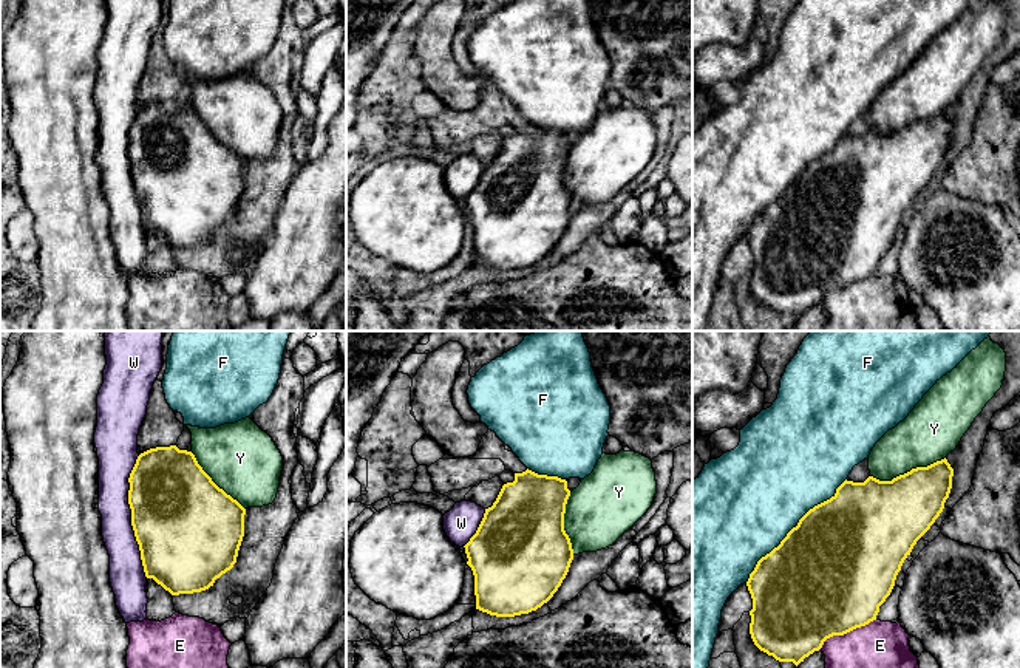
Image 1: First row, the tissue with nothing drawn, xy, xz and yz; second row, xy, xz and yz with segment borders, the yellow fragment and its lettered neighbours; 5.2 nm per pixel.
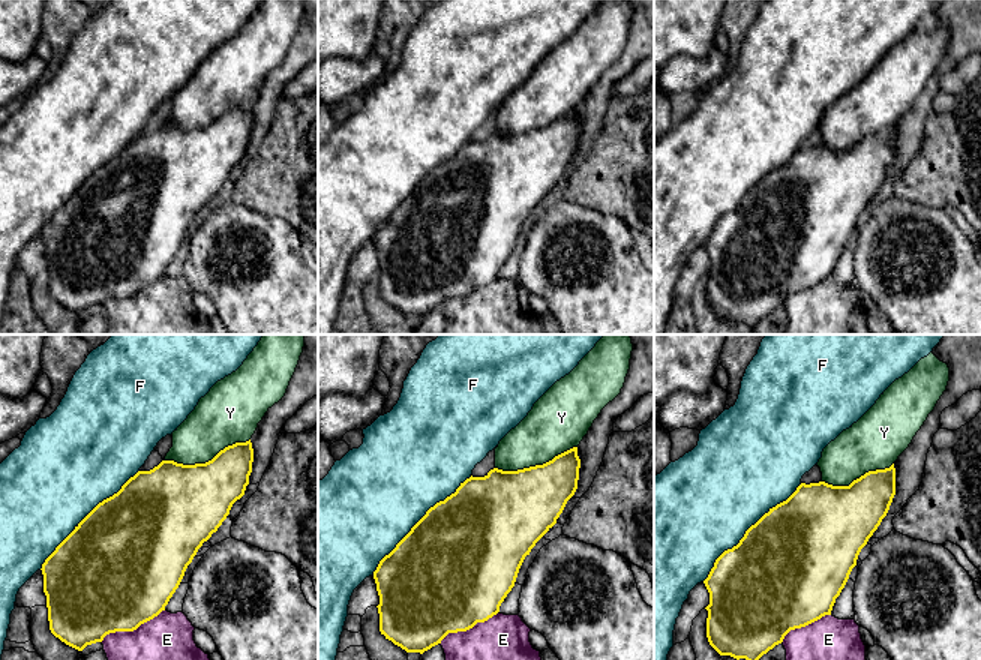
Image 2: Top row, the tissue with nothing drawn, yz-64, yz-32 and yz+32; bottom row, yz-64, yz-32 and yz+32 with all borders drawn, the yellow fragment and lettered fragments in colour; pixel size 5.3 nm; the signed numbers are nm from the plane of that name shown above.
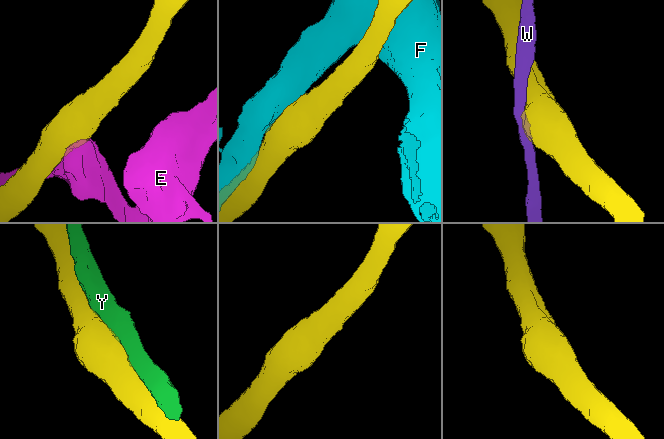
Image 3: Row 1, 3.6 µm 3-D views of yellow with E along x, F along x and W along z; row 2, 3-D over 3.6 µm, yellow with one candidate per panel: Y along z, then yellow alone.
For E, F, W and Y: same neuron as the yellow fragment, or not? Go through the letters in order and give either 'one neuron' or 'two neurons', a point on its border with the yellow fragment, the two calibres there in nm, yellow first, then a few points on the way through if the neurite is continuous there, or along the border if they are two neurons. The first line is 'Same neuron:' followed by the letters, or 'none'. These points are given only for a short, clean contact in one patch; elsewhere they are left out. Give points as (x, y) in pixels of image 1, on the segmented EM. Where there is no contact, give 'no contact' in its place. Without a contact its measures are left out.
Same neuron: Y
E: two neurons; meets yellow in yz at (846, 633); 500 nm thick on the yellow side, 240 nm on the other
F: two neurons; meets yellow in yz at (793, 528); 500 nm thick on the yellow side, 500 nm on the other
W: two neurons; meets yellow in xy at (132, 517); 500 nm thick on the yellow side, 170 nm on the other
Y: one neuron; meets yellow in yz at (907, 472); 380 nm thick on the yellow side, 300 nm on the other

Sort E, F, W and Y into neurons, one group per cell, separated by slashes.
E / F / W / Y

